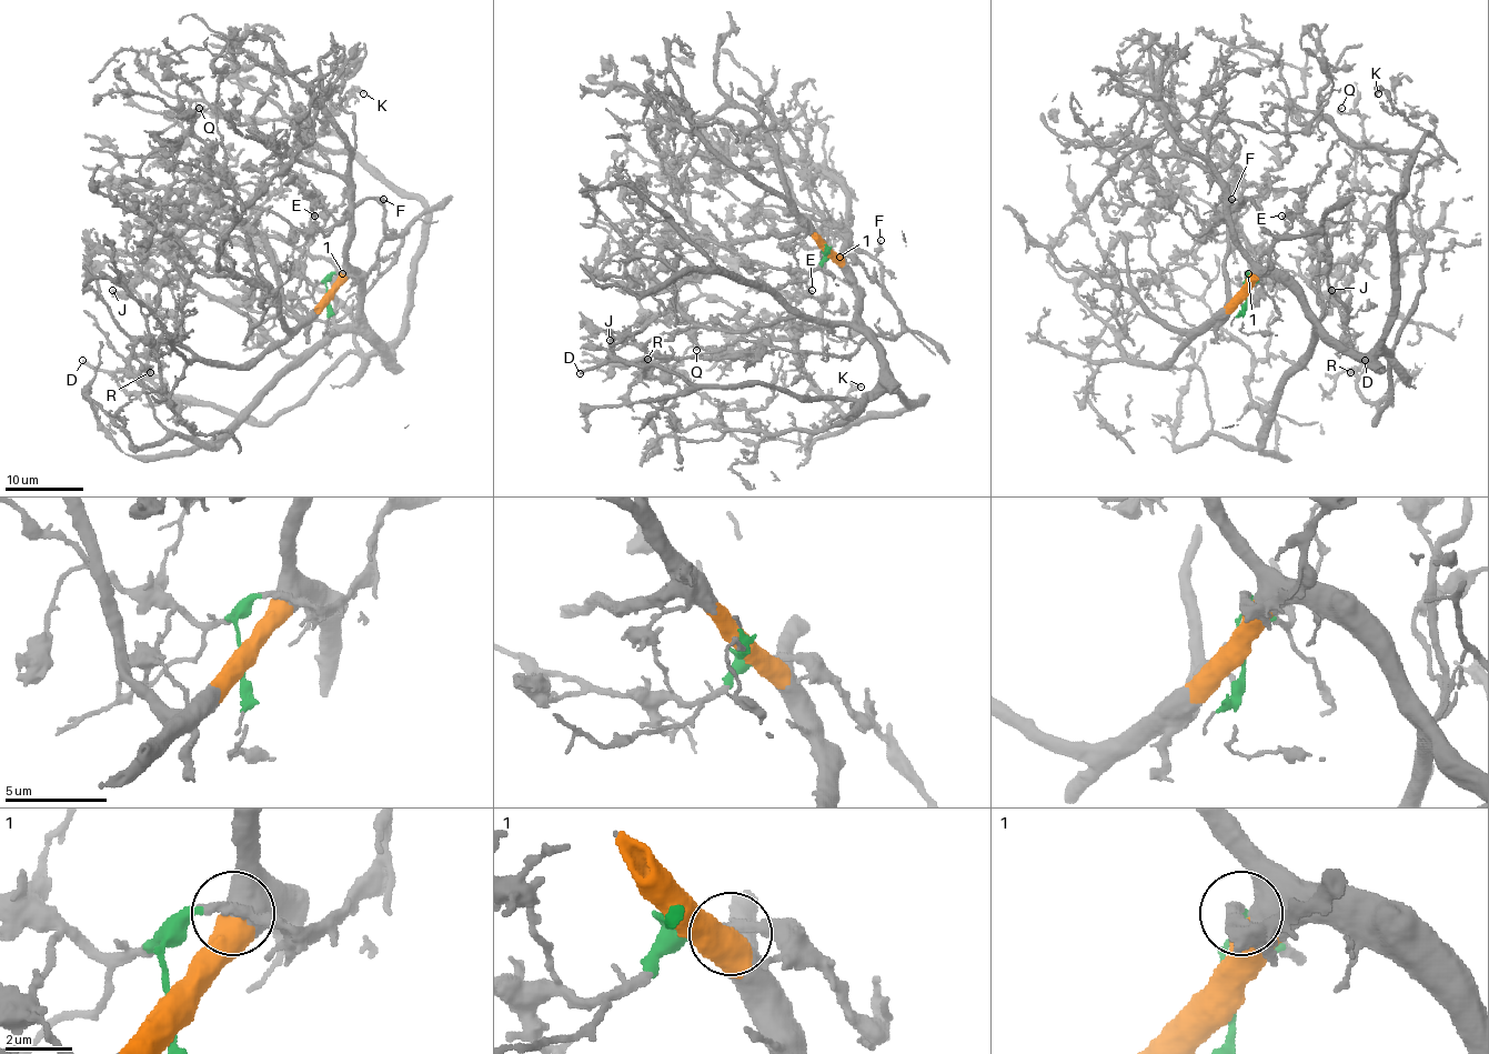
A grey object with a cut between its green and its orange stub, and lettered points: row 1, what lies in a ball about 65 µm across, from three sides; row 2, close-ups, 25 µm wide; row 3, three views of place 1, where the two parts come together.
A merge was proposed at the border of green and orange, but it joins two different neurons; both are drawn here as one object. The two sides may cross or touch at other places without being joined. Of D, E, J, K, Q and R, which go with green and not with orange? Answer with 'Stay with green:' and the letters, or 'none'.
Stay with green: E, J

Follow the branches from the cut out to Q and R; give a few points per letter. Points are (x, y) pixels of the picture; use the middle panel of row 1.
Q: (826, 252), (847, 274), (881, 362), (881, 380), (853, 409), (824, 431), (765, 432), (670, 370), (696, 350)
R: (826, 252), (847, 274), (881, 354), (881, 380), (857, 399), (687, 383), (636, 364), (647, 358)

